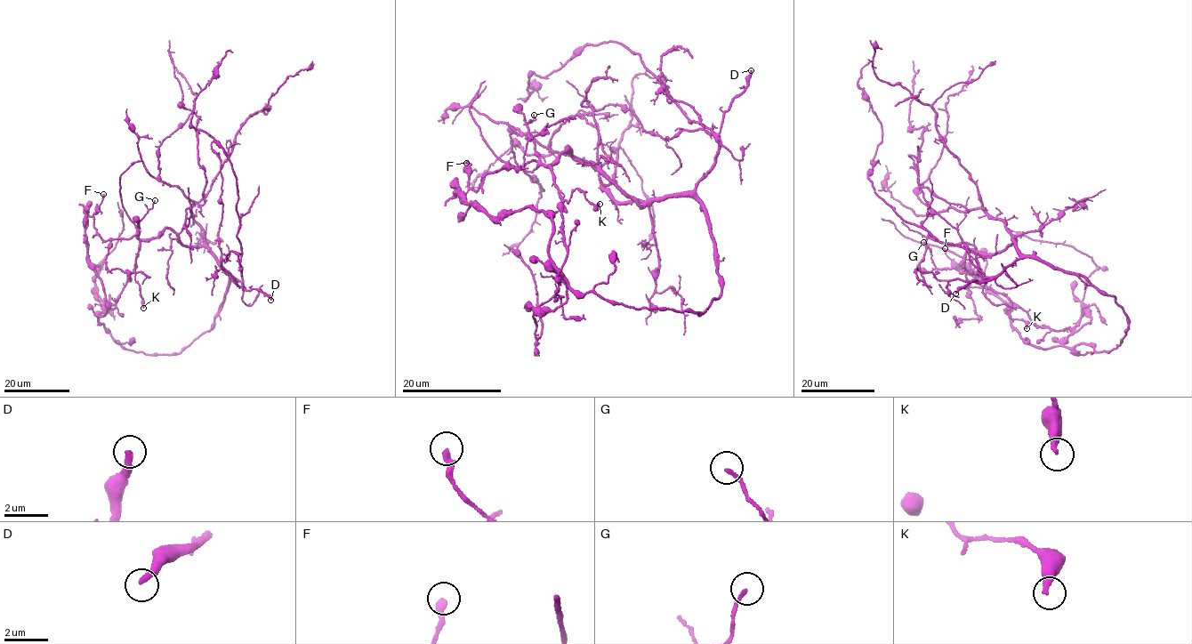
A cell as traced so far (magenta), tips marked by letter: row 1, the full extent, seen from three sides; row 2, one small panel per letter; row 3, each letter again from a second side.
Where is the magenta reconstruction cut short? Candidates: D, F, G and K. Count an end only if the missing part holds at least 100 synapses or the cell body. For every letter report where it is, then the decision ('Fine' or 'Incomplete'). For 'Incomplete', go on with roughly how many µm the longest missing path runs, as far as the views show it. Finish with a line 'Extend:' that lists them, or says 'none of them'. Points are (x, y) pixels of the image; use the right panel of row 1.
D: Place: (955, 293). Incomplete. Missing length about 100 µm
F: Place: (945, 248). Fine
G: Place: (923, 242). Fine
K: Place: (1026, 328). Fine
Extend: D

